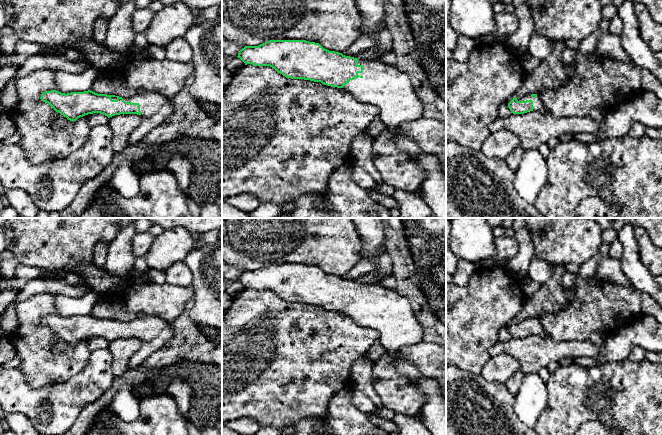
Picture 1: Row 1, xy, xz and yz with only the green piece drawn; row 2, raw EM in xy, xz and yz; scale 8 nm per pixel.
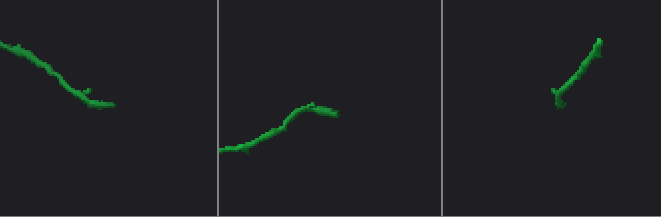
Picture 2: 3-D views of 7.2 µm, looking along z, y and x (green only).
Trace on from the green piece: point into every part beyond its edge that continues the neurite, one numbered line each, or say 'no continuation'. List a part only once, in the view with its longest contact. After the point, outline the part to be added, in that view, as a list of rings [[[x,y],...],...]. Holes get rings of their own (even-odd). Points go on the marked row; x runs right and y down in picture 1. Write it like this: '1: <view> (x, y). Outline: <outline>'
1: xz (383, 86). Outline: [[[379,59],[358,60],[364,70],[344,85],[357,101],[379,109],[385,129],[397,132],[400,126],[423,117],[423,105],[407,74]]]

